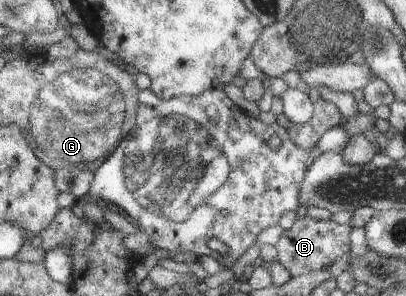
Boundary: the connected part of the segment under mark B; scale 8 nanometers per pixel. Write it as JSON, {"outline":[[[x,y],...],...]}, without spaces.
{"outline":[[[308,215],[295,217],[292,226],[283,230],[280,239],[274,245],[276,249],[276,260],[290,274],[290,277],[300,276],[322,270],[336,258],[348,253],[350,240],[348,238],[351,227],[341,225],[332,221],[314,220]]]}

